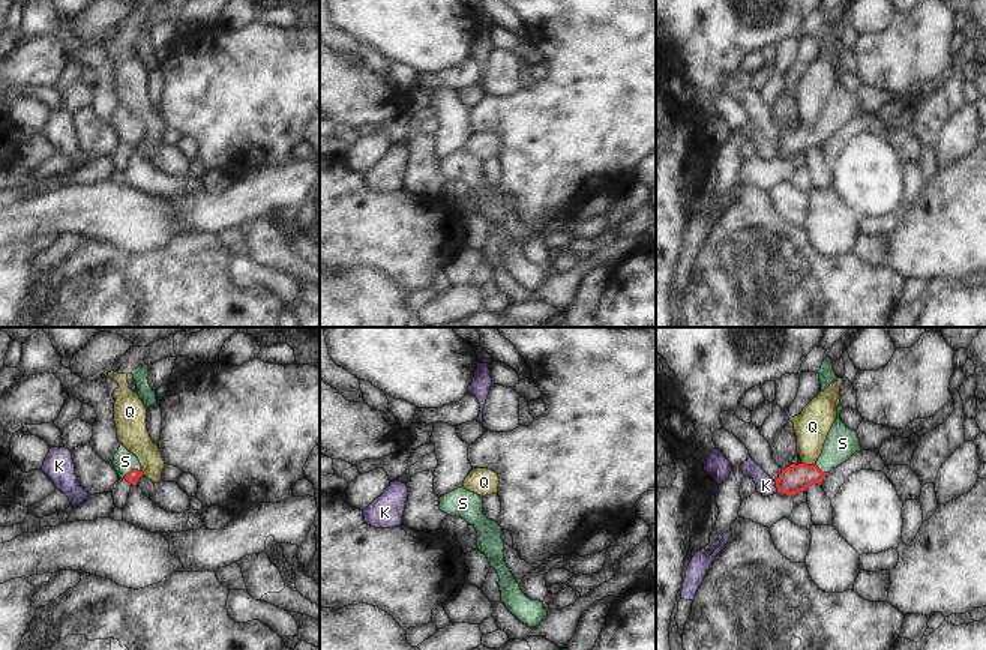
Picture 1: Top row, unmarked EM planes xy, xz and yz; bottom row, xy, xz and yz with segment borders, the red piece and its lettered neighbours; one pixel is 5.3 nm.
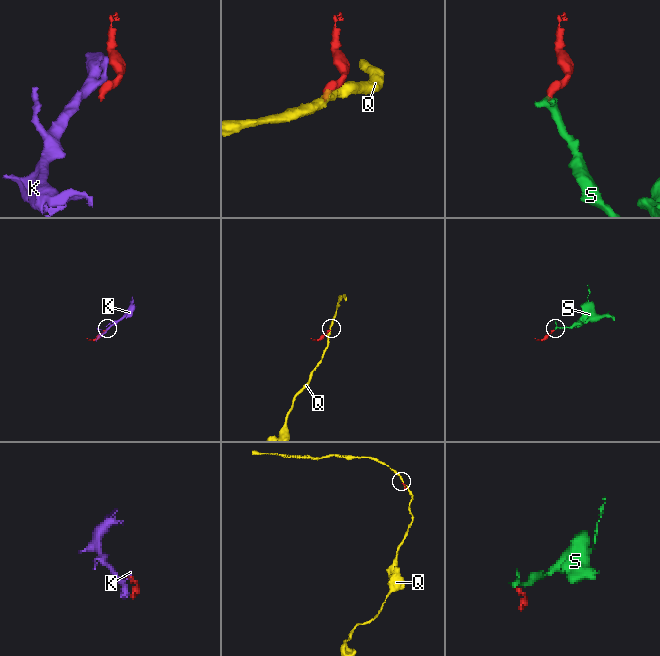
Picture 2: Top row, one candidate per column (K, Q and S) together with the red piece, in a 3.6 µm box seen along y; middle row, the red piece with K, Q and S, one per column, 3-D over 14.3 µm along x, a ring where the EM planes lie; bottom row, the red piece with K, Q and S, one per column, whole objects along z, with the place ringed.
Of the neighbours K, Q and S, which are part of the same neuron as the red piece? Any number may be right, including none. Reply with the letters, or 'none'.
S

